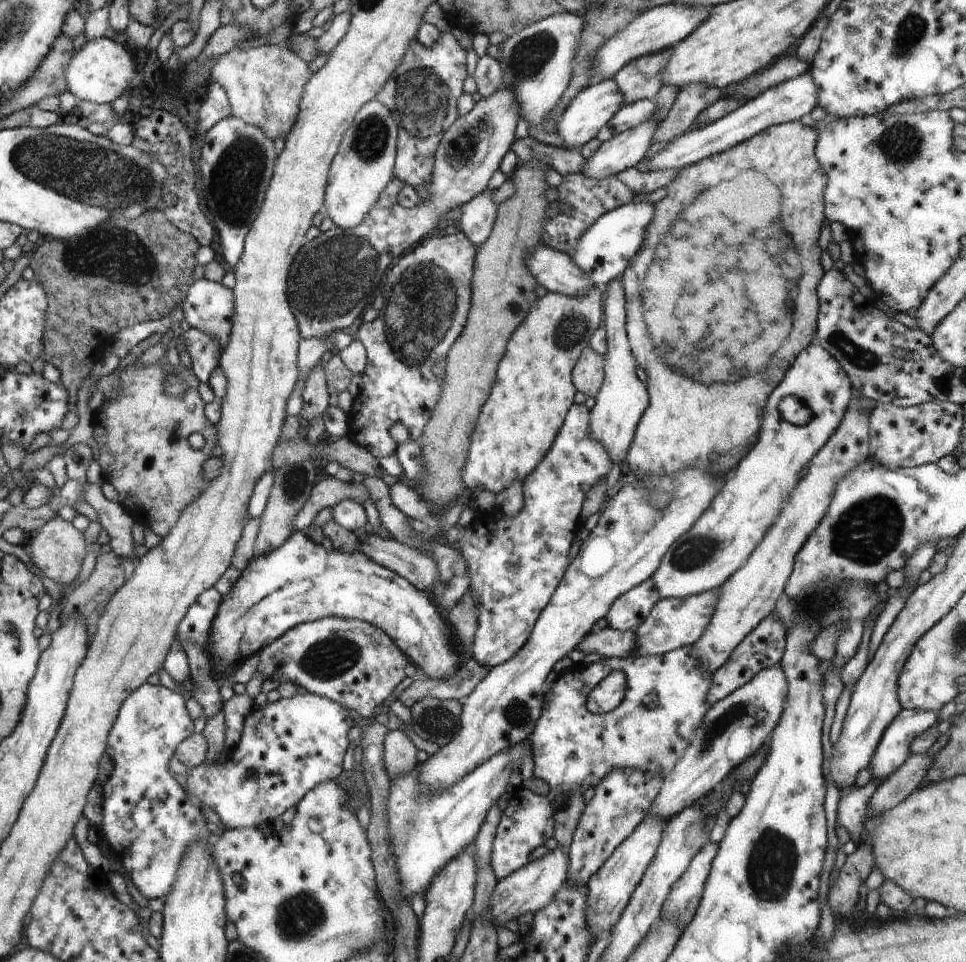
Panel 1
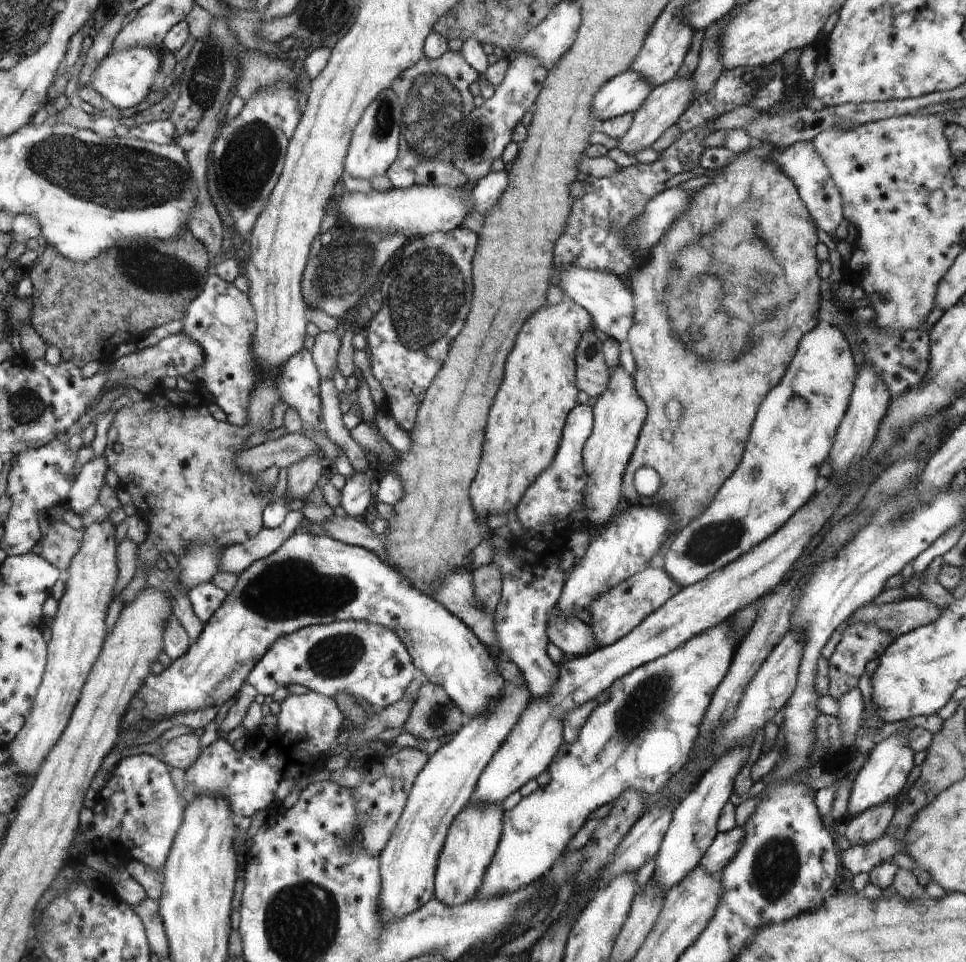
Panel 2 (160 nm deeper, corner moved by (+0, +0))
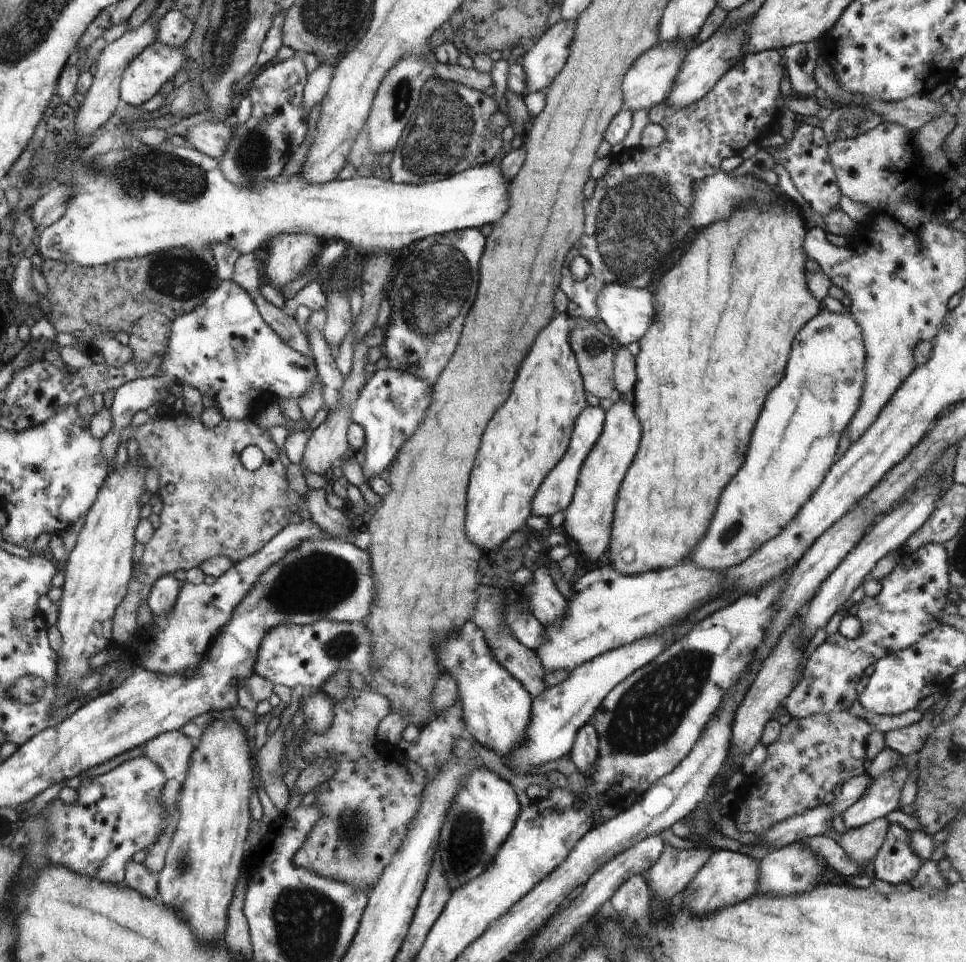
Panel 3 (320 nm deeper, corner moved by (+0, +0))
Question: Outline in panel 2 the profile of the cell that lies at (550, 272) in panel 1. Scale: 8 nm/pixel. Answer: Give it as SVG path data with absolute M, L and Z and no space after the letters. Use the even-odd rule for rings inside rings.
M577 266L568 267L568 272L562 274L560 288L570 300L585 307L593 317L593 328L603 336L613 338L618 342L626 341L634 324L635 300L632 289L626 279L594 269L581 269Z

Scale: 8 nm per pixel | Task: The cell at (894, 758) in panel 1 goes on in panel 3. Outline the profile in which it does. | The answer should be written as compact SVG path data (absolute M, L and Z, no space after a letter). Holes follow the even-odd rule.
M904 759L894 773L873 778L873 784L868 792L842 813L847 830L859 829L896 810L907 772L906 759Z

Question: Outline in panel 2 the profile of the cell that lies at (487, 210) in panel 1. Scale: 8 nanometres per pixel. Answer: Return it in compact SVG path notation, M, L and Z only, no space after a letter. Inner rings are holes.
M508 168L500 171L492 171L480 178L472 190L475 200L475 210L483 216L492 205L497 203L499 196L506 190L509 183Z

